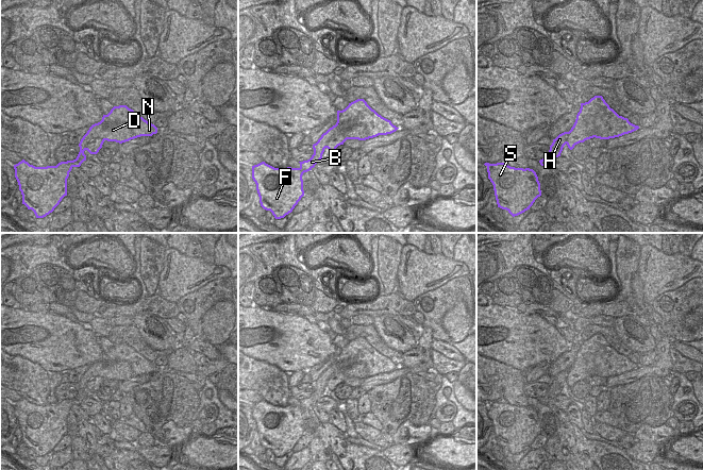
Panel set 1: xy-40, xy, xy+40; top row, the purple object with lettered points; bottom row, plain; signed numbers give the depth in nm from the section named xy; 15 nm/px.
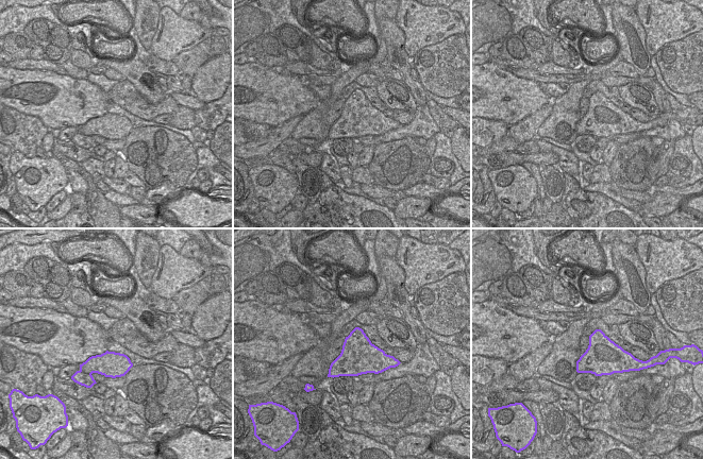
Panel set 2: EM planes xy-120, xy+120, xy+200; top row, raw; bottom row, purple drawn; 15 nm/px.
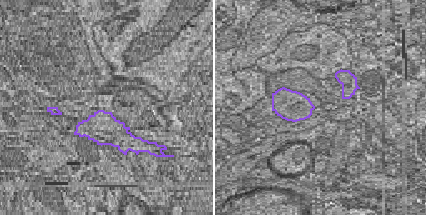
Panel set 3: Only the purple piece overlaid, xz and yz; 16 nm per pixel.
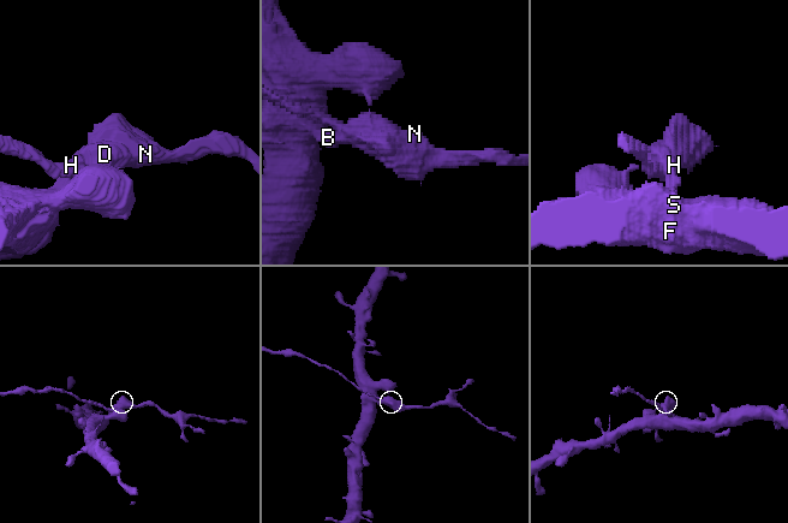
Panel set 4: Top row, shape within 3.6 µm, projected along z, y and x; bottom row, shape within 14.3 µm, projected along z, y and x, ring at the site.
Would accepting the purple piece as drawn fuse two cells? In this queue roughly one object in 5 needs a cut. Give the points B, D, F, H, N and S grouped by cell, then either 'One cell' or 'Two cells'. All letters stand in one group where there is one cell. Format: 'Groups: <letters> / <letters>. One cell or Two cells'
Groups: B D F H S / N. Two cells

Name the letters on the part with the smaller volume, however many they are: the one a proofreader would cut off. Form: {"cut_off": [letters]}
{"cut_off": ["N"]}

